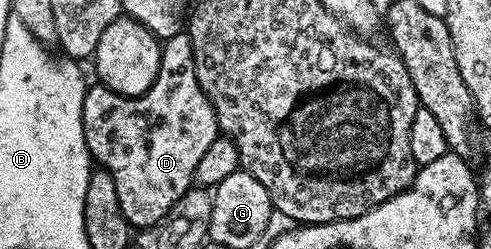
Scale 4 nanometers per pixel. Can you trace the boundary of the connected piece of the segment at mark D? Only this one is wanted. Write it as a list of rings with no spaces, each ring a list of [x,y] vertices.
[[[182,33],[164,40],[159,61],[159,73],[153,84],[142,95],[120,95],[110,87],[90,86],[83,97],[83,137],[94,160],[111,177],[115,177],[115,189],[119,192],[119,209],[127,217],[130,228],[156,227],[169,211],[194,186],[195,165],[203,153],[219,137],[219,128],[213,102],[203,93],[199,77],[195,77],[193,46],[188,34]]]

